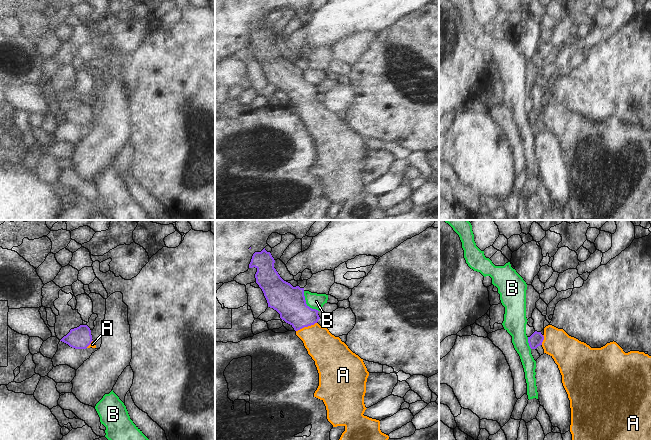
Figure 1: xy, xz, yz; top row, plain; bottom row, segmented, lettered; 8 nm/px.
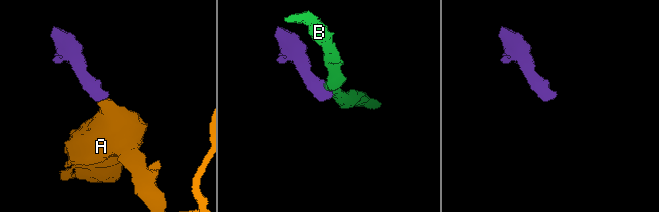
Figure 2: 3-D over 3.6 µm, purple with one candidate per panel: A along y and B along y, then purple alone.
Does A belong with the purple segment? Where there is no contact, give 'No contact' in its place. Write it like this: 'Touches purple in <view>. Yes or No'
Touches purple in xz. Yes.

